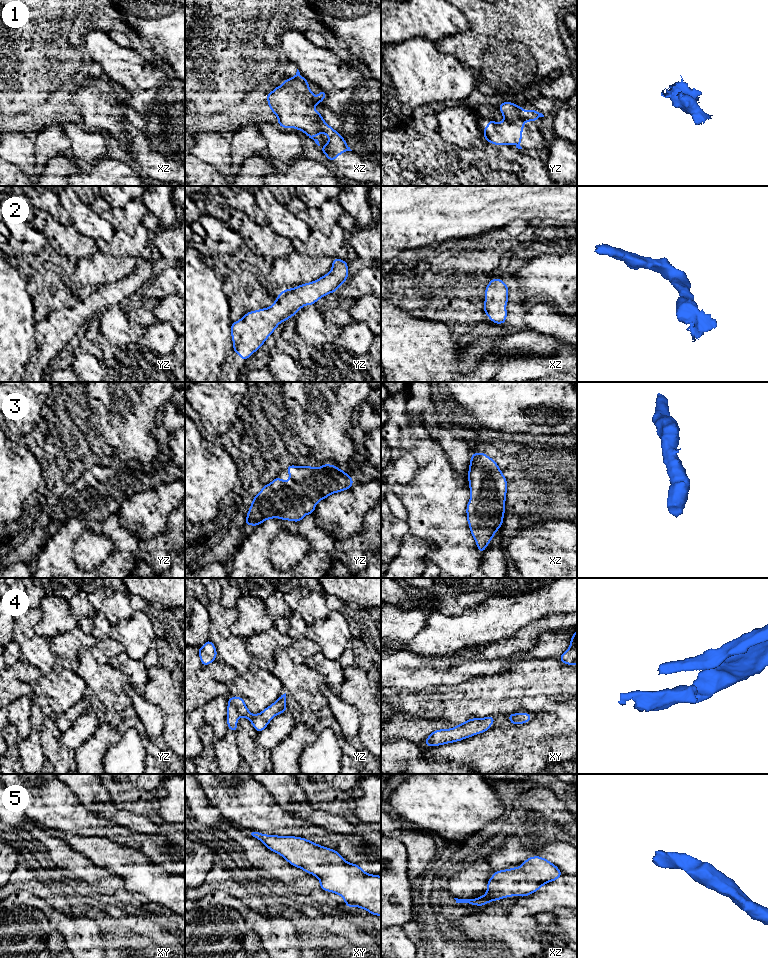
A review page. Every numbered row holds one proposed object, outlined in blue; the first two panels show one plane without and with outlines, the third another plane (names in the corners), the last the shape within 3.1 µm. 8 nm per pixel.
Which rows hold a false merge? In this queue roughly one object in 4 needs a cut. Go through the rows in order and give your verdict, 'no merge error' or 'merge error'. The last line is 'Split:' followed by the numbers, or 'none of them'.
1: merge error
2: no merge error
3: no merge error
4: no merge error
5: no merge error
Split: 1

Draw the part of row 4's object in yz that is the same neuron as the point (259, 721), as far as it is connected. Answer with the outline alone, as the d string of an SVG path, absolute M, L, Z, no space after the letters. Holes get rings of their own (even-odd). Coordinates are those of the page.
M286 693L281 695L273 704L256 715L253 715L248 710L242 697L231 696L231 698L228 699L226 720L228 729L236 732L238 728L238 718L245 717L250 720L254 729L260 733L276 715L281 713L286 713Z

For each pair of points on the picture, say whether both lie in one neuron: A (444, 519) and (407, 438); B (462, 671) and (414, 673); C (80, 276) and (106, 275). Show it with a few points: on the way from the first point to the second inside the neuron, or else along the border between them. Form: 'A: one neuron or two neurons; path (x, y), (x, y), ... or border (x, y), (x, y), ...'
A: one neuron; path (436, 499), (416, 469), (416, 463), (413, 458)
B: one neuron; path (450, 674), (426, 674)
C: one neuron; path (86, 275), (100, 275)

